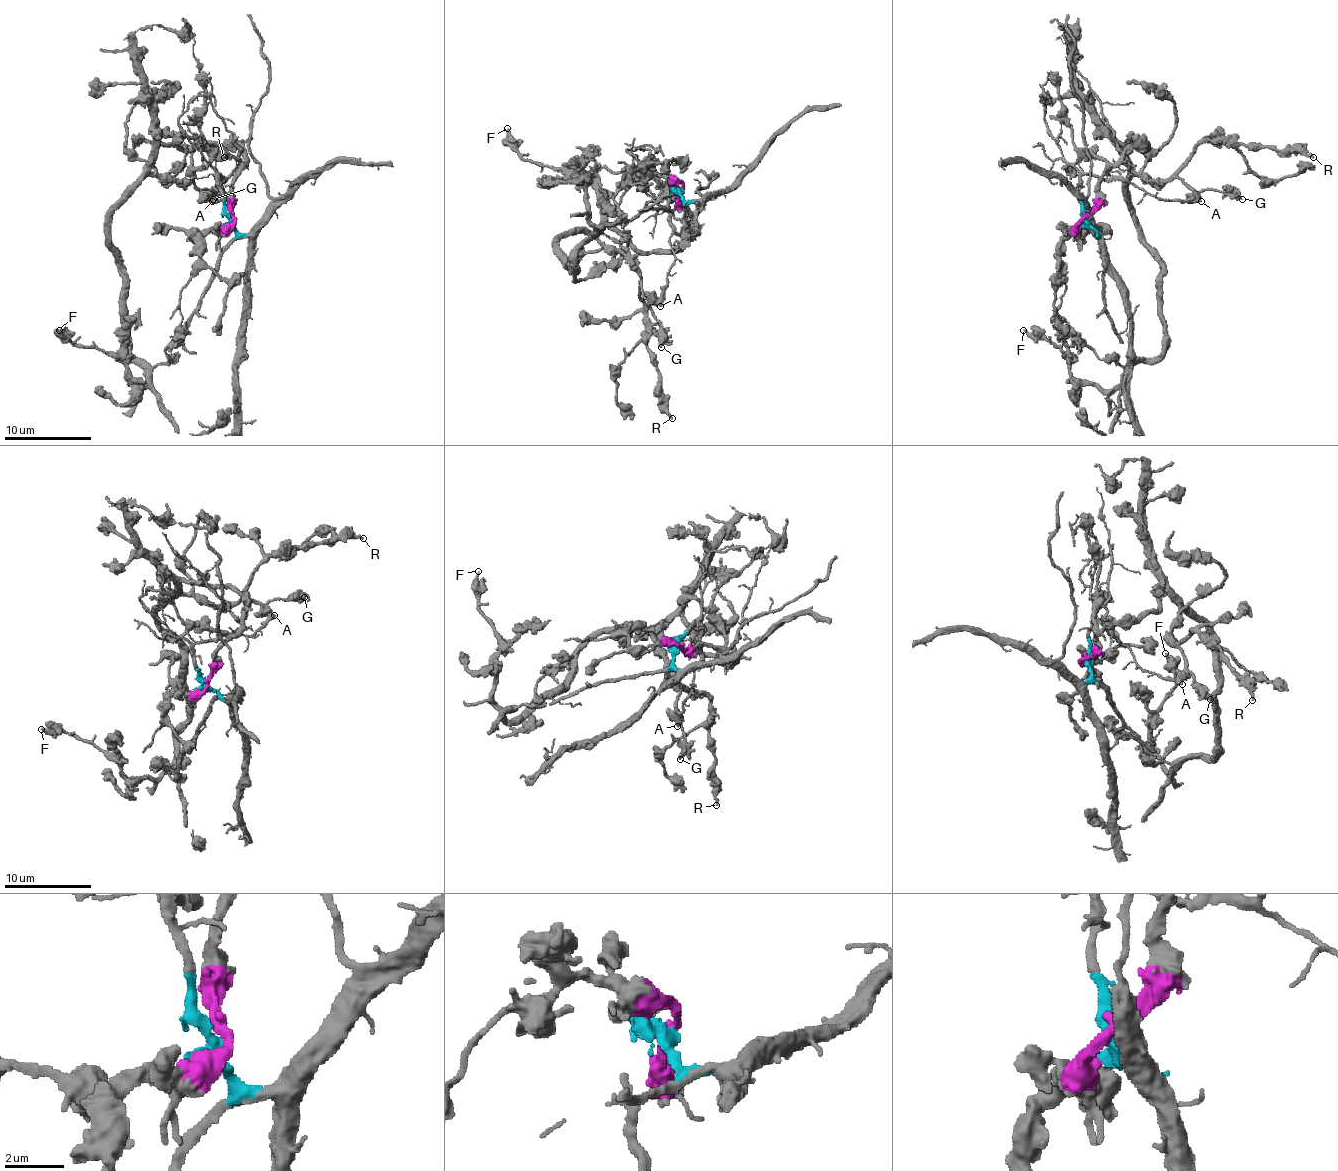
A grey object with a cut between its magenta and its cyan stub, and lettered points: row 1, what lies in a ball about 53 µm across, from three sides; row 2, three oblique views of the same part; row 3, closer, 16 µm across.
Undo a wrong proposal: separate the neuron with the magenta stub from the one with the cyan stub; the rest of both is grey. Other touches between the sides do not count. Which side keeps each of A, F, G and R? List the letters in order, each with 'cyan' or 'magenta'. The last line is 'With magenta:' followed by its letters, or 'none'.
A: cyan
F: magenta
G: magenta
R: magenta
With magenta: F, G, R

